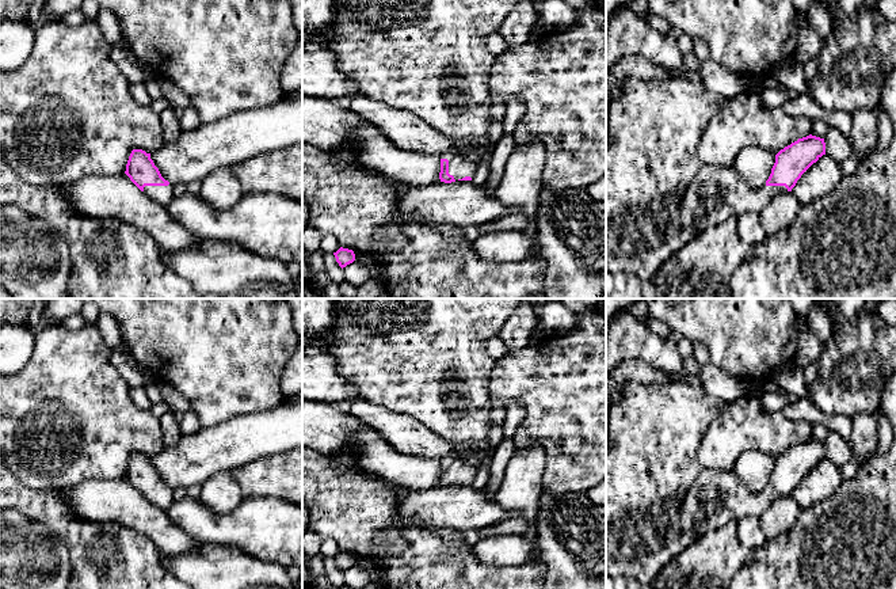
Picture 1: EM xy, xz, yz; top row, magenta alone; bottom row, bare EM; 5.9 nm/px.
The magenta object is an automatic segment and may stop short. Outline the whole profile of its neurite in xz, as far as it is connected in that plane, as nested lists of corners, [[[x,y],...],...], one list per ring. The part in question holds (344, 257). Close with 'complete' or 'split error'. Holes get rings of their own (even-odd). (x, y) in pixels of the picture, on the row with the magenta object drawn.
[[[340,247],[336,252],[333,252],[336,262],[343,269],[347,265],[352,263],[355,261],[355,254],[352,250]]] | complete

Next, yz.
[[[624,77],[625,92],[607,109],[606,124],[606,271],[632,273],[641,281],[652,280],[660,267],[705,229],[728,217],[760,213],[778,194],[792,191],[801,175],[826,155],[824,138],[807,136],[775,155],[766,185],[751,189],[733,167],[709,166],[699,160],[697,145],[708,122],[729,100],[708,91],[704,83],[670,77],[640,80]]] | split error

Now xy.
[[[142,149],[131,151],[125,174],[141,191],[163,206],[175,197],[172,185],[161,176],[150,153]]] | split error

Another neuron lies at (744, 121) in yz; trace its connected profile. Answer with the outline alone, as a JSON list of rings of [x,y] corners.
[[[741,92],[710,118],[697,145],[702,163],[732,167],[746,147],[778,153],[798,138],[809,136],[812,121],[786,114],[781,106],[767,107],[759,94]]]

